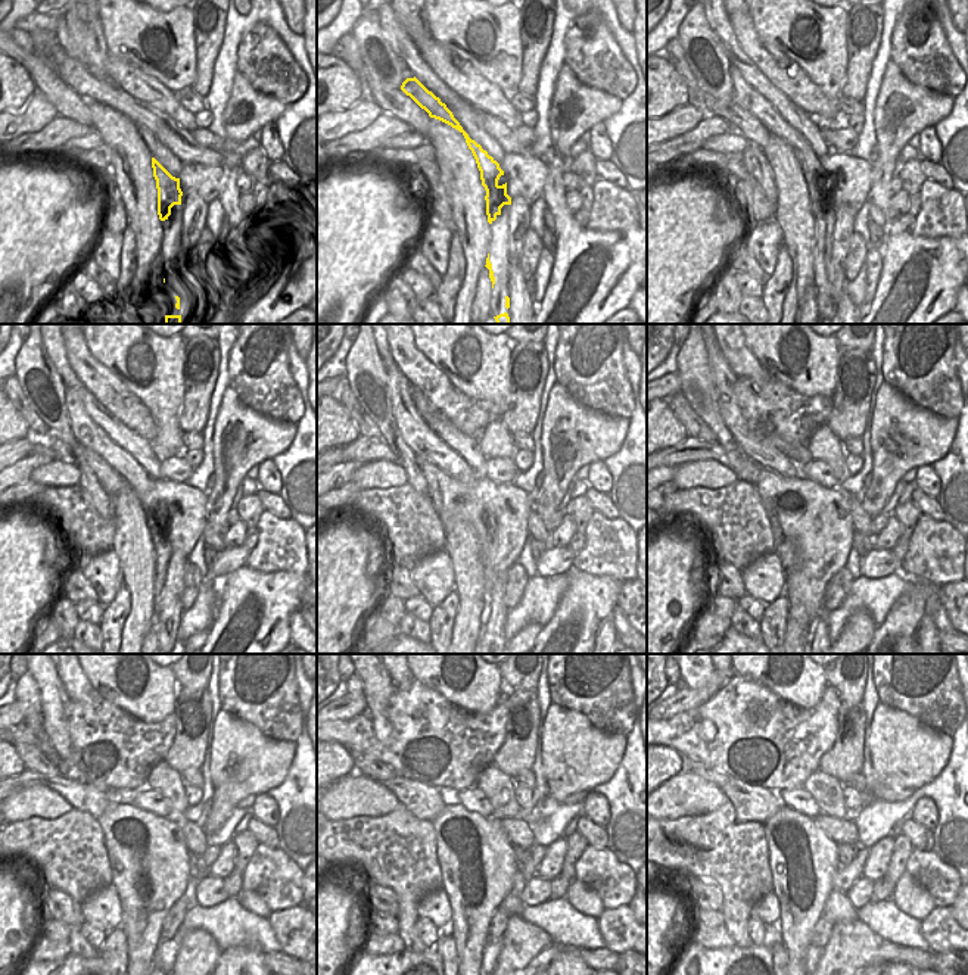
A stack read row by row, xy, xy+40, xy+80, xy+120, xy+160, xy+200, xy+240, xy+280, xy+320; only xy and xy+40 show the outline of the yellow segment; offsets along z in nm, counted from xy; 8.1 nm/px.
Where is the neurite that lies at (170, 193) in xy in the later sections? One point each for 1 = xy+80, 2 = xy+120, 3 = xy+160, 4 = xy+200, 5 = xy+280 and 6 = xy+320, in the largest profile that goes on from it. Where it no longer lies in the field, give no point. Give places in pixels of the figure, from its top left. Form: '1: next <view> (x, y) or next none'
1: next xy+80 (746, 96)
2: next xy+120 (86, 432)
3: next xy+160 (419, 436)
4: next xy+200 (763, 452)
5: next xy+280 (379, 688)
6: next xy+320 (691, 684)

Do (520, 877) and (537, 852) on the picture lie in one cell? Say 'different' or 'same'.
same

